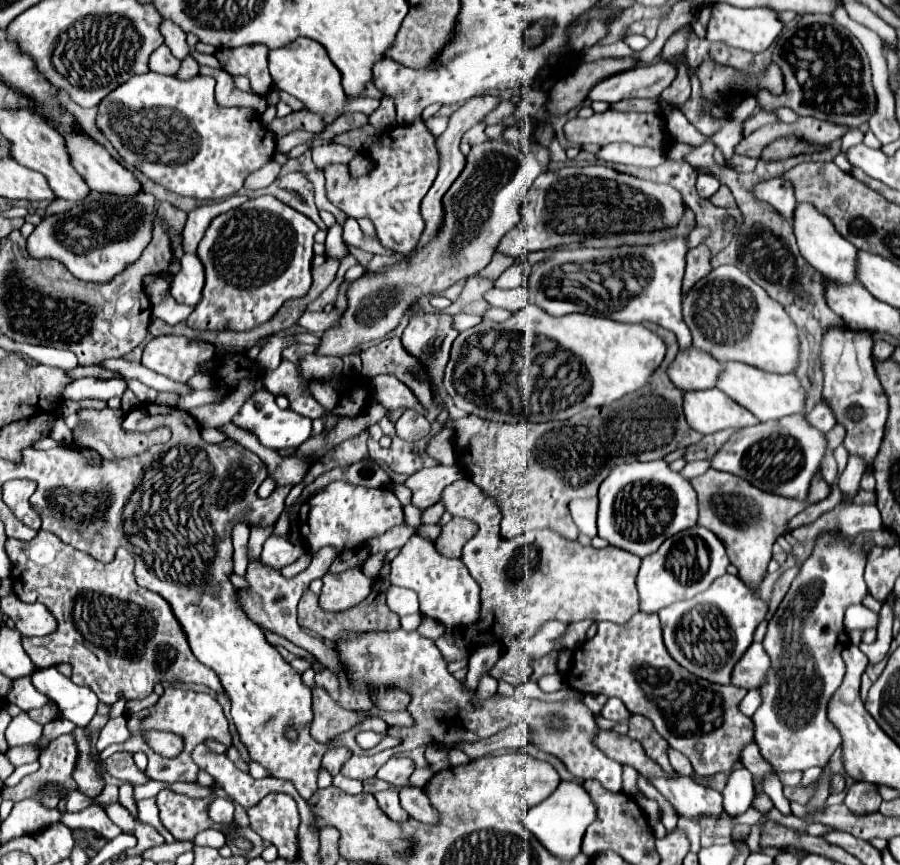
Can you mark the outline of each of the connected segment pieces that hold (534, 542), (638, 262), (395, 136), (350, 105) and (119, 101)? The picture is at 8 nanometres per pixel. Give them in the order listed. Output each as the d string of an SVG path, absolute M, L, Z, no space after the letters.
M469 478L449 484L439 502L447 512L449 508L463 508L461 516L469 520L475 518L479 526L479 532L465 544L461 560L481 588L481 612L479 620L461 630L463 640L469 642L465 648L449 638L449 630L437 638L437 648L447 662L465 660L473 650L489 644L500 644L501 656L506 652L514 654L519 638L531 638L549 618L559 618L563 622L609 620L625 626L625 622L639 612L639 594L635 586L641 564L639 556L617 546L607 546L603 550L581 546L551 530L533 530L511 540L503 538L499 534L499 508L493 506L493 500L483 496Z
M685 238L663 242L657 246L623 246L623 248L601 248L601 250L565 250L557 252L545 262L531 268L527 276L527 288L535 294L535 304L551 316L563 316L571 312L583 312L593 316L607 316L619 322L655 322L675 332L679 350L691 348L691 334L681 314L681 280L685 270Z
M423 120L409 126L395 126L393 130L381 134L367 154L375 160L375 168L361 178L351 178L347 164L327 166L323 170L327 178L327 200L347 216L357 220L369 218L375 226L379 242L385 248L407 254L413 250L423 232L423 218L419 214L421 198L433 186L433 180L439 172L437 136L425 126Z
M297 38L283 48L271 50L269 72L271 72L275 88L285 90L287 94L299 98L309 112L319 116L335 116L335 114L347 114L347 112L363 112L369 116L380 106L380 100L377 98L348 100L341 88L339 70L327 56L327 50L319 42L313 42L311 38Z
M147 72L129 78L115 88L99 104L97 128L109 138L121 158L139 168L157 184L199 200L219 200L237 194L245 178L265 166L275 154L275 136L259 124L259 116L249 108L221 108L213 96L215 78L197 74L189 80L179 80L173 74Z

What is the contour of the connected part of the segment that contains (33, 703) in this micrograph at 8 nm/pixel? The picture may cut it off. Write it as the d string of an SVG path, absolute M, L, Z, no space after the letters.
M31 676L29 678L19 678L13 680L13 692L9 698L11 704L19 706L21 710L31 710L31 708L43 708L43 706L57 706L57 702L53 702L51 698L45 698L43 694L39 694L33 686L31 686Z

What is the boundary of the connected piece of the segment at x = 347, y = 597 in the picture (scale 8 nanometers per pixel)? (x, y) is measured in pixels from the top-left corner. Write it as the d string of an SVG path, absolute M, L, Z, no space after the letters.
M345 570L339 574L327 572L323 576L319 606L329 612L353 608L369 596L371 588L373 588L373 578L365 576L361 570Z

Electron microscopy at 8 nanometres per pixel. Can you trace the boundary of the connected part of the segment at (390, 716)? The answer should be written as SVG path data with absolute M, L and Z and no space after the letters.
M371 708L369 714L375 714L375 716L381 716L385 718L385 722L389 726L415 726L413 722L413 716L409 712L383 712L379 708Z

